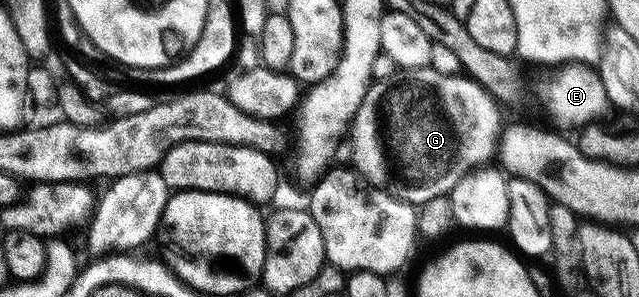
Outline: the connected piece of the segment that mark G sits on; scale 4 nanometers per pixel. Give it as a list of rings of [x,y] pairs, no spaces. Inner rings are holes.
[[[429,66],[427,68],[406,68],[403,70],[393,71],[393,76],[388,76],[385,80],[377,79],[375,82],[369,83],[366,94],[362,98],[362,102],[358,106],[356,116],[351,120],[350,139],[352,138],[352,156],[355,167],[369,181],[375,183],[377,188],[383,188],[384,191],[392,193],[400,200],[406,200],[413,206],[425,204],[430,198],[435,196],[443,196],[451,192],[452,187],[455,186],[463,176],[471,172],[473,168],[479,168],[487,165],[488,160],[497,155],[498,152],[498,137],[502,131],[502,123],[500,124],[500,108],[501,105],[492,99],[481,84],[472,79],[467,74],[459,74],[460,76],[451,76],[448,72],[439,72],[436,66]]]

